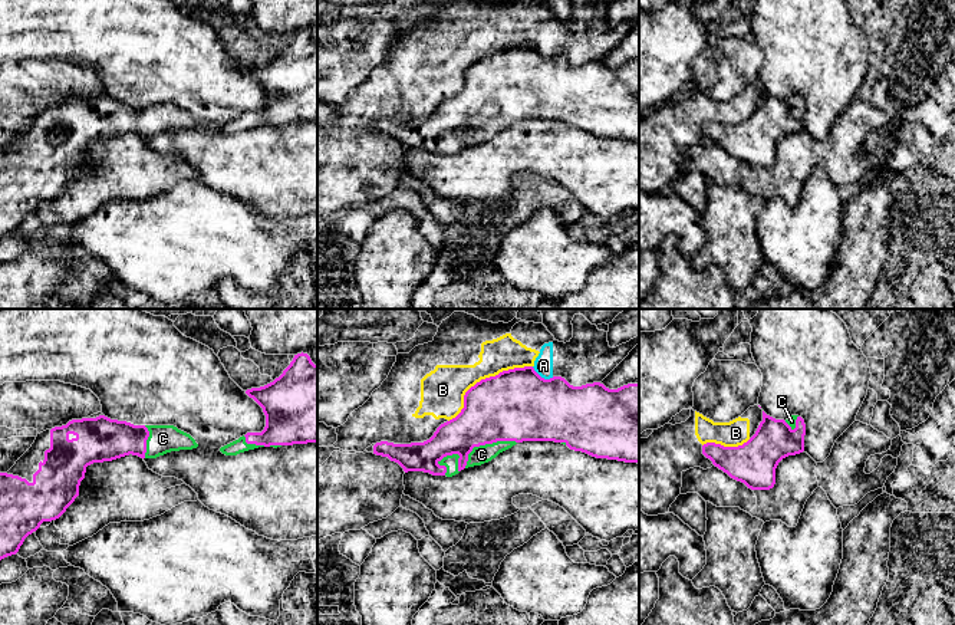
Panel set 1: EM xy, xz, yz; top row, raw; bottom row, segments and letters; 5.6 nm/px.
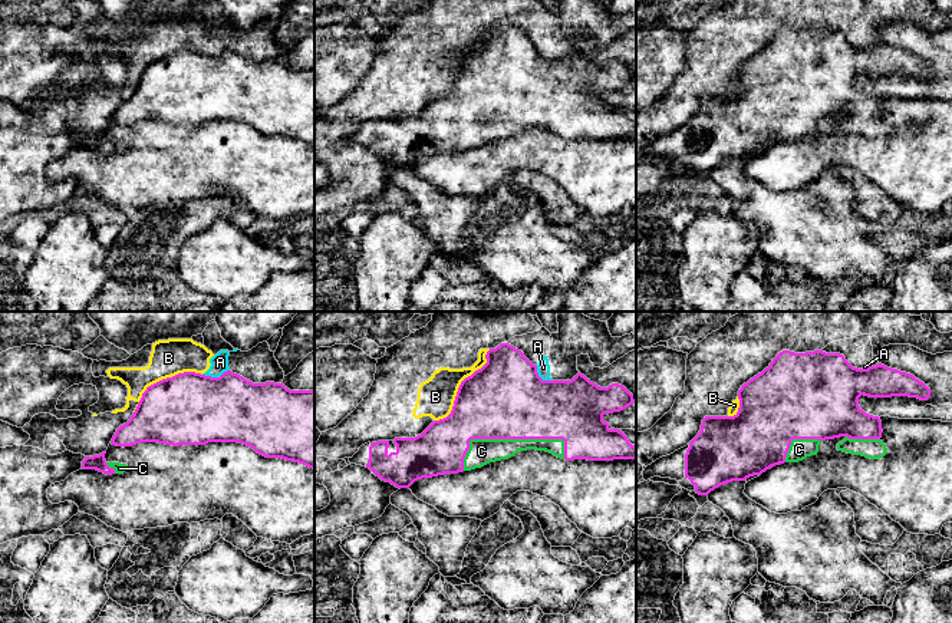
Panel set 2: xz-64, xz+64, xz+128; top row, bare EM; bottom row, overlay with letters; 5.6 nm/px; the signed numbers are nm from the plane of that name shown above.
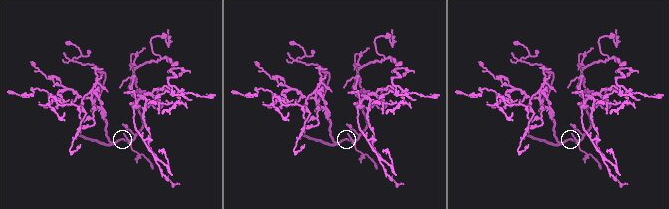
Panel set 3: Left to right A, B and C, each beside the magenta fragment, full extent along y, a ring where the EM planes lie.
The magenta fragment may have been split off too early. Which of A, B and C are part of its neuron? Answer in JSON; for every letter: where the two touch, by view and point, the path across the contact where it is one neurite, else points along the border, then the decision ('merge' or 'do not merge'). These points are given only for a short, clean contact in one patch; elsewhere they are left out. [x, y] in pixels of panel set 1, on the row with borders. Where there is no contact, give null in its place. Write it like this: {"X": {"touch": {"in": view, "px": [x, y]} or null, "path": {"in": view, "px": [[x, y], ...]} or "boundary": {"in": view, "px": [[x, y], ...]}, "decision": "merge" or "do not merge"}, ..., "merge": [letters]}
{"A": {"touch": {"in": "xz", "px": [543, 378]}, "boundary": {"in": "xz", "px": [[532, 367], [544, 378], [553, 377]]}, "decision": "do not merge"}, "B": {"touch": {"in": "xz", "px": [483, 380]}, "decision": "do not merge"}, "C": {"touch": {"in": "xz", "px": [484, 444]}, "decision": "merge"}, "merge": ["C"]}

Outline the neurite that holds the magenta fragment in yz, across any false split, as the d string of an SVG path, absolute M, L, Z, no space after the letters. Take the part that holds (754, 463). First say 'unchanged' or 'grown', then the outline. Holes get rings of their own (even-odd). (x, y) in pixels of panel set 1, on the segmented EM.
grown; M763 411L755 434L742 445L702 445L702 454L731 478L751 490L770 490L775 484L778 463L804 451L806 424L798 415L775 420Z

